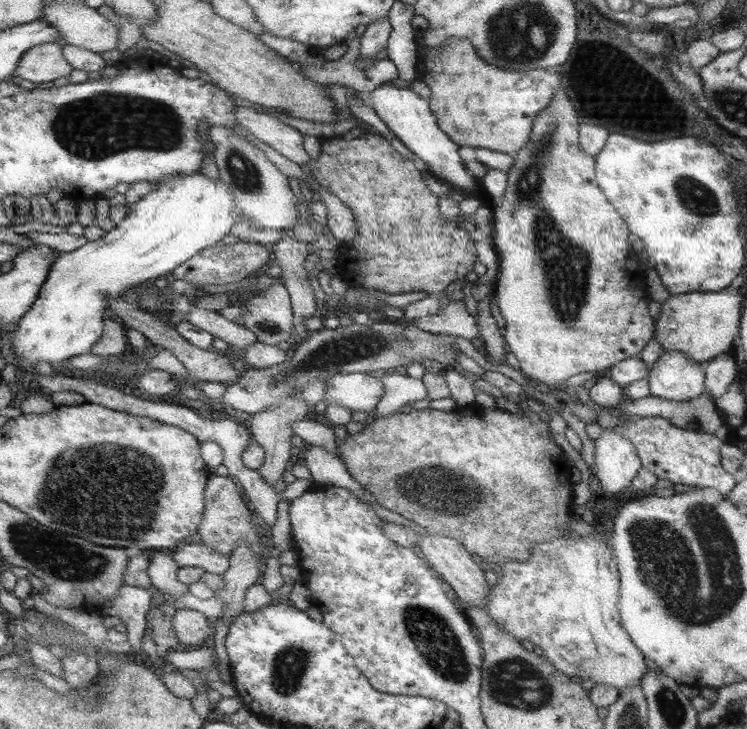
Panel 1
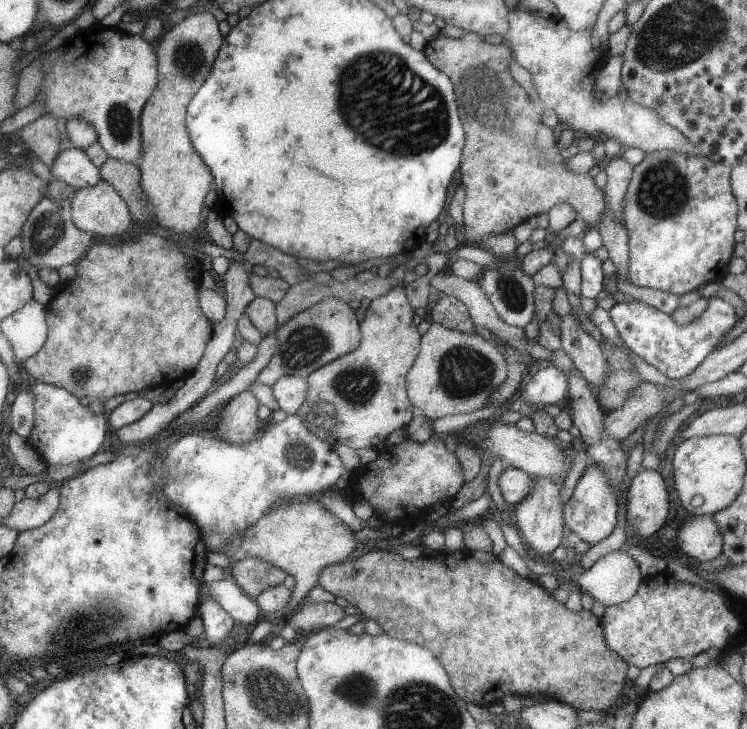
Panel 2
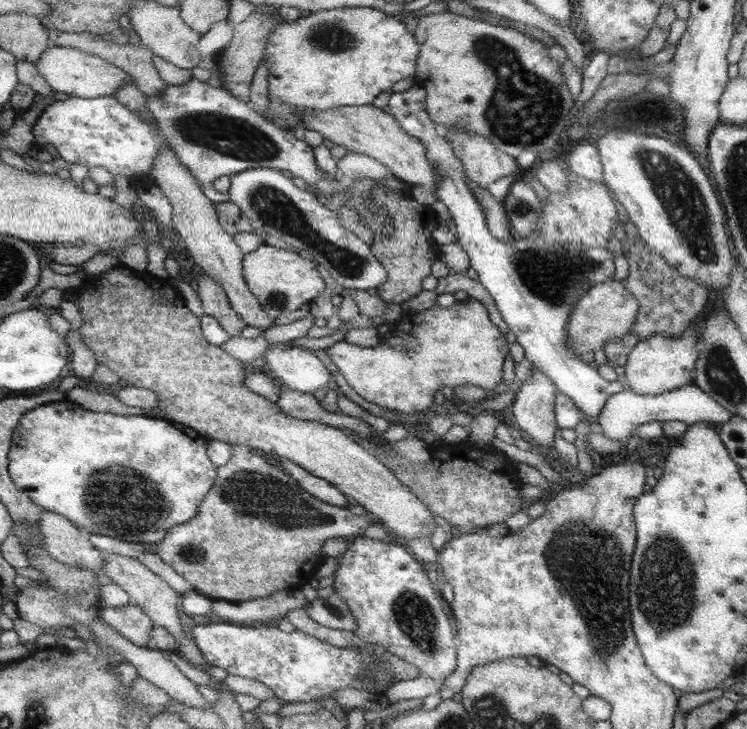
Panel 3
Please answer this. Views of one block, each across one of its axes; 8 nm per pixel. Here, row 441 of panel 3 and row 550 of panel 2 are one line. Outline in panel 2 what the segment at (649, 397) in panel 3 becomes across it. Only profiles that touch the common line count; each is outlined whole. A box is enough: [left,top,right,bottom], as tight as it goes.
[575,548,643,608]

